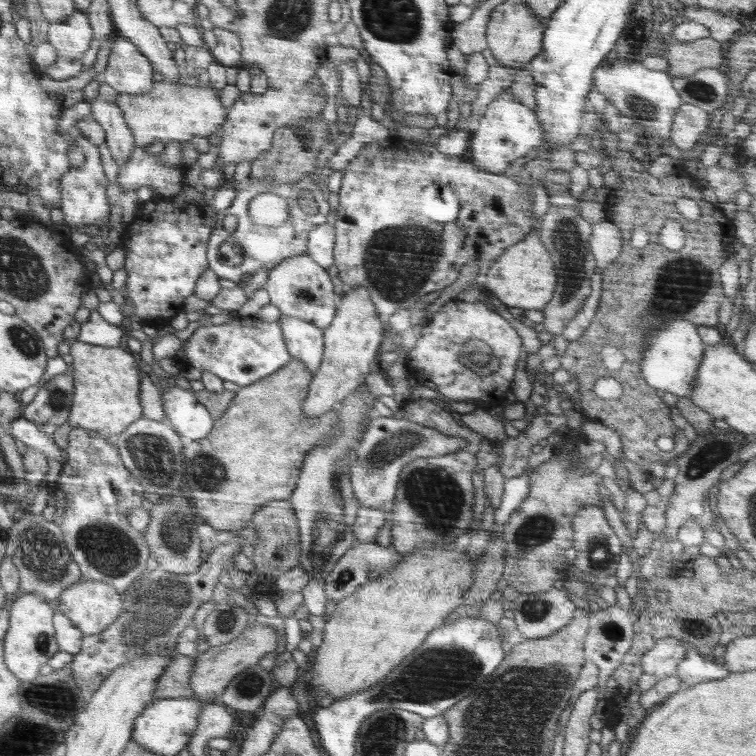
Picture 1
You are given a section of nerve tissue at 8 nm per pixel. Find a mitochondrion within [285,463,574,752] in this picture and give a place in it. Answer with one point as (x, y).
(439, 674)

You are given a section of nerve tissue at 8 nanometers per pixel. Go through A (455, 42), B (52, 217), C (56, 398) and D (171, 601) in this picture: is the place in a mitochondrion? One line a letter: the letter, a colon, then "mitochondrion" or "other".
A: other
B: other
C: mitochondrion
D: mitochondrion

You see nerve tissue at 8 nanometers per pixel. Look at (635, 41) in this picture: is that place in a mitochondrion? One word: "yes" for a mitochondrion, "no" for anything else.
yes

